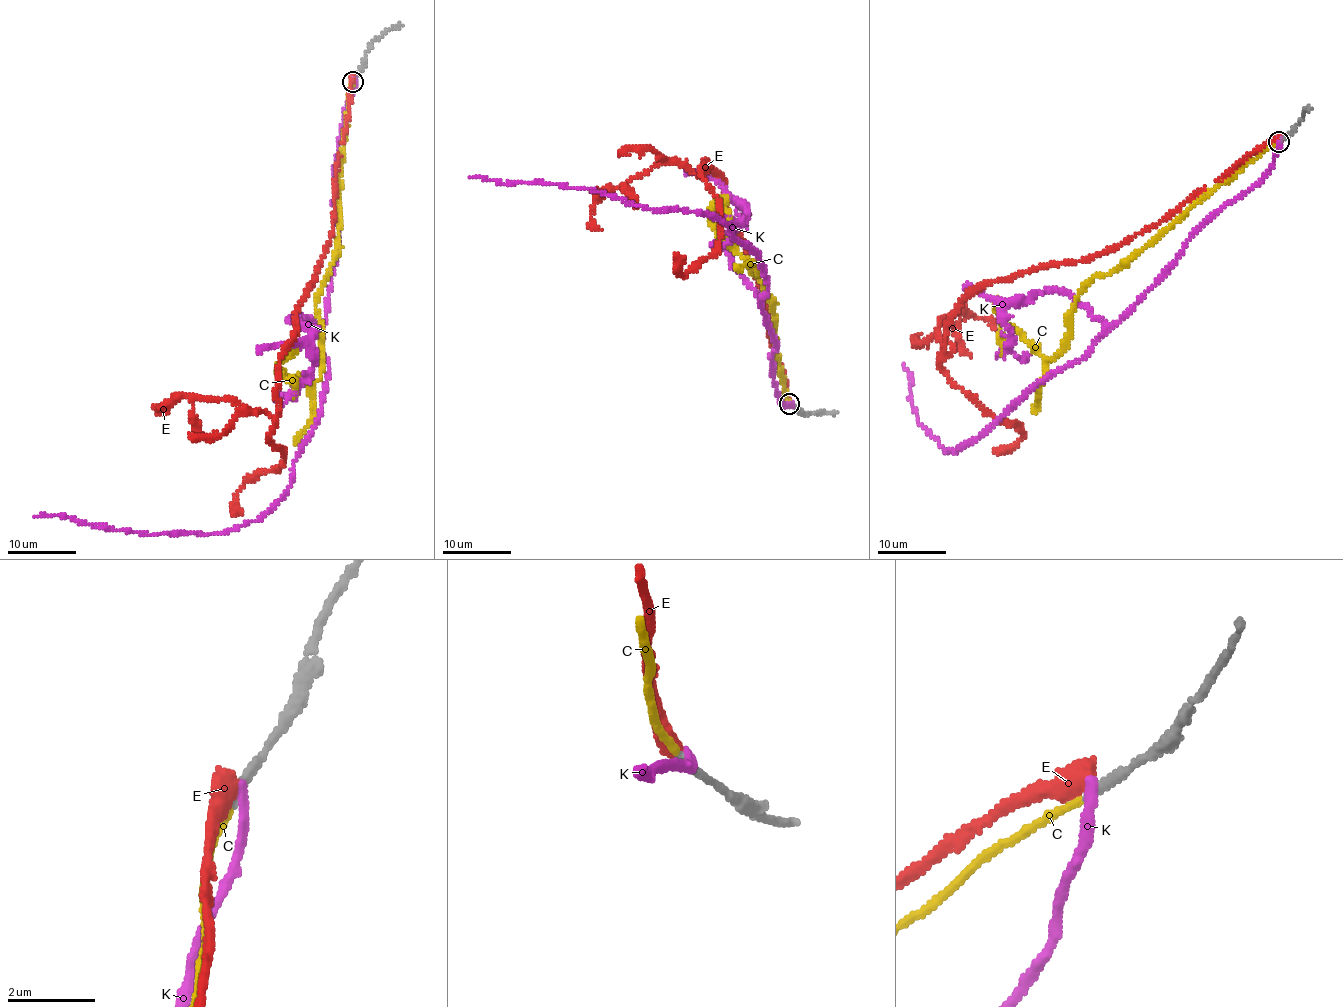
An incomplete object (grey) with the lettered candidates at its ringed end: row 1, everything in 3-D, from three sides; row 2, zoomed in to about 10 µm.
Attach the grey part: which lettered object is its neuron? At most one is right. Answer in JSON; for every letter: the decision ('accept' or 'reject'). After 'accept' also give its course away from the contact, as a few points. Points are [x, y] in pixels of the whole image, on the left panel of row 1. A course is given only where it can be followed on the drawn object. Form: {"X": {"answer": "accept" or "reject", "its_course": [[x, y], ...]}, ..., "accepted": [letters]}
{"C": {"answer": "accept", "its_course": [[352, 81], [341, 153], [339, 253], [317, 296], [321, 374], [316, 381], [300, 384], [278, 371], [294, 341]]}, "E": {"answer": "reject"}, "K": {"answer": "reject"}, "accepted": ["C"]}

